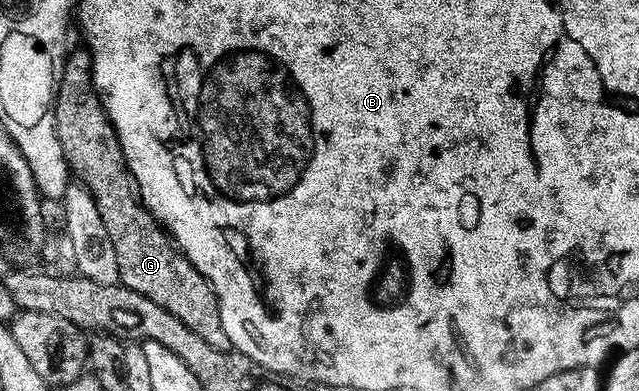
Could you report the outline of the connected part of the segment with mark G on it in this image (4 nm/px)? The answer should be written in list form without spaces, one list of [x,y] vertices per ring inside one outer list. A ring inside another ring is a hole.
[[[87,49],[67,52],[58,71],[56,84],[56,132],[69,172],[78,174],[79,182],[93,195],[99,216],[106,225],[107,236],[114,245],[118,261],[119,282],[142,293],[155,304],[178,317],[187,329],[202,337],[214,350],[233,350],[226,329],[222,329],[222,313],[208,284],[208,278],[192,262],[180,254],[171,235],[144,208],[140,192],[132,182],[132,174],[124,160],[116,130],[104,111],[100,95],[92,84],[92,58]]]

